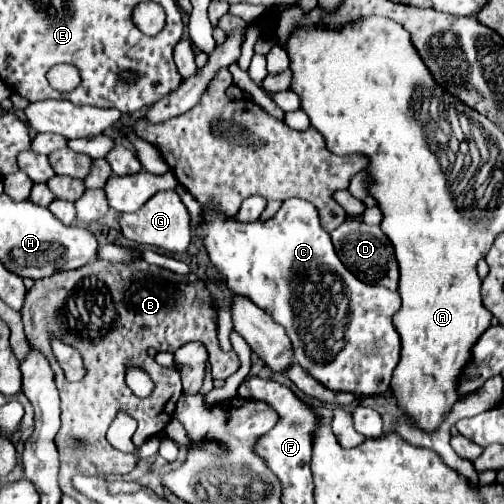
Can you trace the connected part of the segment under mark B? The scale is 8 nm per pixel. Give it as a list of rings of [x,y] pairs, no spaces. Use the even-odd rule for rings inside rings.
[[[93,260],[93,262],[89,262],[89,266],[81,266],[77,270],[63,270],[49,278],[41,278],[25,294],[25,304],[21,308],[25,334],[29,334],[29,338],[33,338],[33,346],[41,348],[41,352],[49,358],[51,368],[55,372],[55,384],[57,384],[57,390],[61,396],[61,430],[55,438],[55,444],[57,444],[59,460],[61,460],[59,486],[65,494],[71,494],[73,474],[89,474],[89,476],[101,476],[101,478],[105,474],[127,474],[133,470],[135,462],[139,462],[139,458],[135,458],[131,454],[117,452],[105,438],[107,428],[111,426],[113,418],[119,412],[125,412],[137,420],[137,430],[132,439],[135,446],[141,446],[145,440],[159,434],[167,426],[167,422],[173,418],[175,402],[181,396],[181,380],[179,380],[179,374],[175,374],[171,368],[163,368],[153,358],[147,356],[149,346],[153,346],[157,352],[173,353],[179,346],[183,346],[189,341],[201,341],[208,352],[213,378],[225,380],[237,372],[237,368],[239,368],[237,354],[233,350],[223,352],[219,348],[217,310],[214,310],[212,306],[212,295],[205,288],[205,282],[199,276],[195,276],[193,272],[189,272],[185,276],[175,274],[175,272],[157,268],[153,264],[147,264],[145,260],[139,260],[139,262],[135,260],[131,264]],[[51,334],[61,336],[63,342],[69,342],[71,346],[75,346],[81,352],[85,368],[87,368],[87,376],[79,384],[71,384],[65,380],[65,374],[63,374],[61,366],[57,364],[55,354],[51,352],[51,344],[49,344]],[[127,366],[143,368],[153,378],[155,392],[149,398],[141,400],[141,398],[133,396],[133,392],[125,386],[125,368]]]

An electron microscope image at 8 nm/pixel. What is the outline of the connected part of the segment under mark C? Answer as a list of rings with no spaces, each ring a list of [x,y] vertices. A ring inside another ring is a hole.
[[[289,198],[283,202],[279,212],[265,222],[237,222],[237,216],[223,214],[211,202],[203,206],[195,234],[203,240],[209,260],[225,278],[229,290],[233,290],[237,296],[249,298],[285,328],[293,344],[293,358],[301,368],[307,370],[307,374],[331,390],[353,392],[357,396],[385,394],[389,390],[401,346],[399,334],[391,322],[393,314],[401,306],[399,292],[365,284],[345,268],[331,244],[329,234],[321,228],[319,212],[311,202]]]

